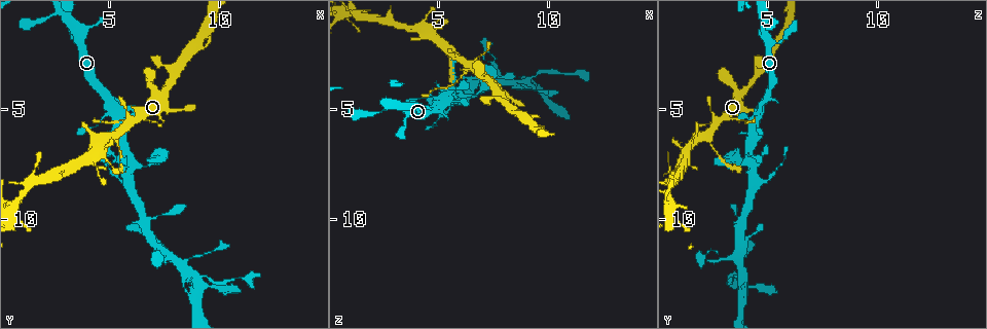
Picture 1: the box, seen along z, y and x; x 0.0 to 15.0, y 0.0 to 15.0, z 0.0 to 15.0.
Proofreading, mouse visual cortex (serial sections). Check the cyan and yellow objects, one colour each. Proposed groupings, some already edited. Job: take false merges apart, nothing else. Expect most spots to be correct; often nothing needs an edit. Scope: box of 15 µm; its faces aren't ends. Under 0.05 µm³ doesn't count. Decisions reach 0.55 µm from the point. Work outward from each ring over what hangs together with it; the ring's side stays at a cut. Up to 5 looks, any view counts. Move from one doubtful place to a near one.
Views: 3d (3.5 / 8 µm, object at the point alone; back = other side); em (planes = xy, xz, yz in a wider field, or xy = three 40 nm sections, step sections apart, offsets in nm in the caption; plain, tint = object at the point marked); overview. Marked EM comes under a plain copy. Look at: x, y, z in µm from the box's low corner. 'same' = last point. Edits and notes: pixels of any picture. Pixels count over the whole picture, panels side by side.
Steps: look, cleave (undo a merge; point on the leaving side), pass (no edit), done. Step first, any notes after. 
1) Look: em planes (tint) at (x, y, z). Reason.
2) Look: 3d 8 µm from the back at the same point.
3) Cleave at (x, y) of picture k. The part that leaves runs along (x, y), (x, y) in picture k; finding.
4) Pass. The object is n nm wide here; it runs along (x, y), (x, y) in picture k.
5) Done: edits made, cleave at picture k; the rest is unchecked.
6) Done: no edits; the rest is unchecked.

Look: 3d 3.5 µm from the back at (7.2, 11.7, 2.8). Abrupt turn.

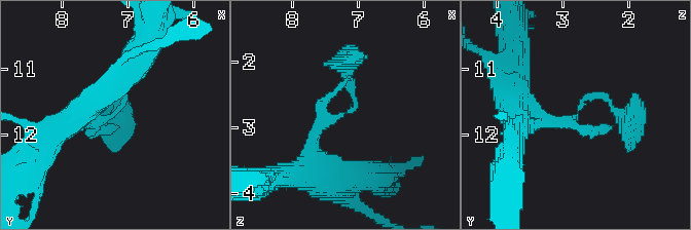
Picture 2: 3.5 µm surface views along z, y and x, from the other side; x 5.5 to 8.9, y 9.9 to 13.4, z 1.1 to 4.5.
Look: em xy step 1 (tint) at (7.15, 11.65, 2.80). Need the tissue.

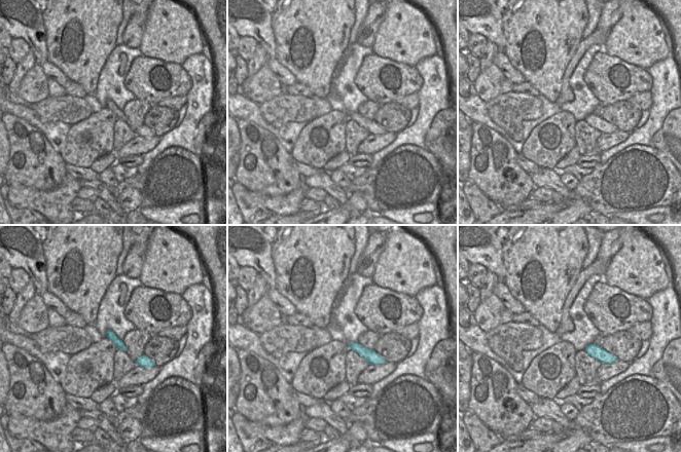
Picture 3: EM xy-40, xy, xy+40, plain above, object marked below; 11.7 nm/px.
Look: em xy step 2 (tint) at the same point.

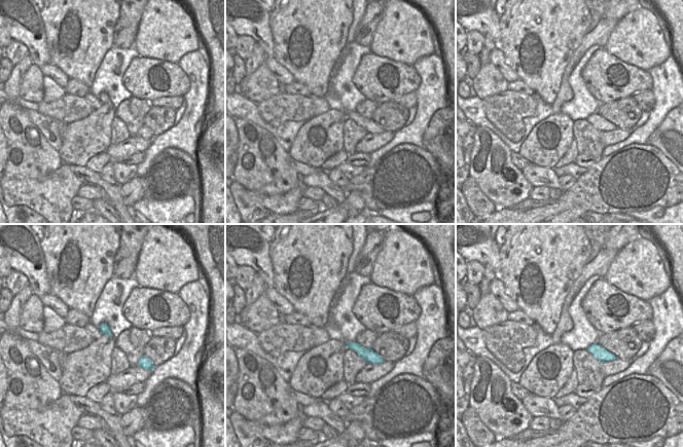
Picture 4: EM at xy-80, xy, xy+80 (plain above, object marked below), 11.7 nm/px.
Pass. It runs along (308, 158), (321, 123), (356, 106), (347, 66) in picture 2; all the same cell.

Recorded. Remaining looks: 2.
Look: 3d 8 µm from the back at (5.3, 6.2, 2.2). Abrupt turn.

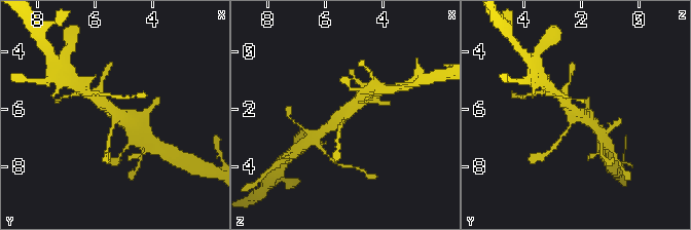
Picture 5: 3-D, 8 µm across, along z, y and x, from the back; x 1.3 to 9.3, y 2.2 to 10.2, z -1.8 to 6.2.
Look: em xy step 5 (tint) at (5.2, 6.2, 2.2). 3 arms meet here; the arms are 150, 400, 400 nm wide; need the tissue.

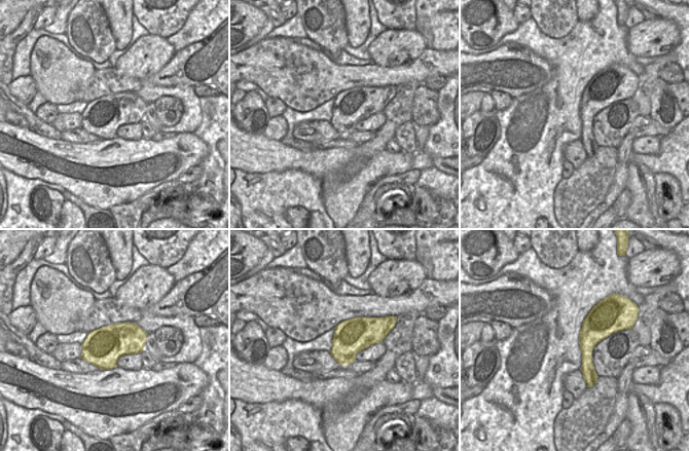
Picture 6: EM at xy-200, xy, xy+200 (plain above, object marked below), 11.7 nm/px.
Pass. All the same cell.

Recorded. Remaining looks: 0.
Done: no edits; the rest is unchecked.

